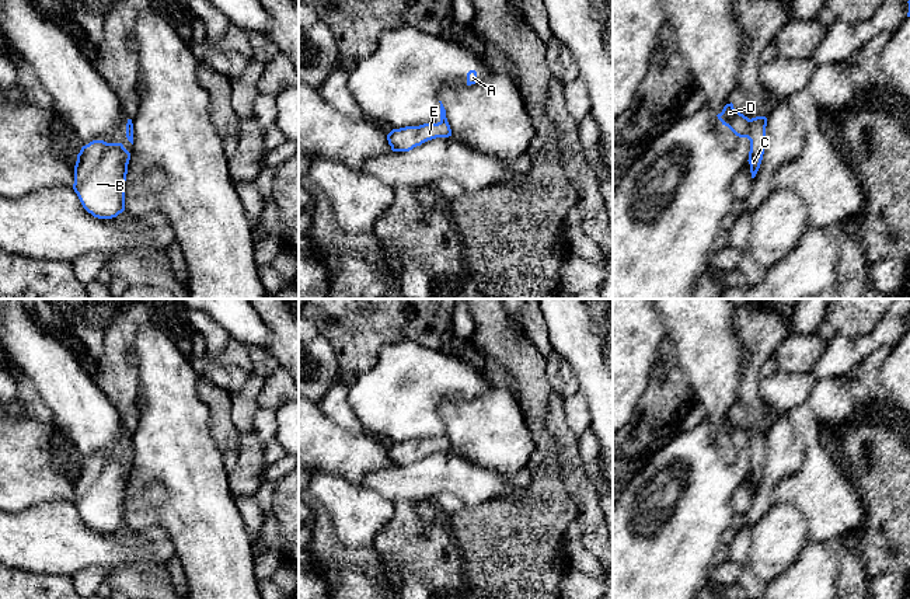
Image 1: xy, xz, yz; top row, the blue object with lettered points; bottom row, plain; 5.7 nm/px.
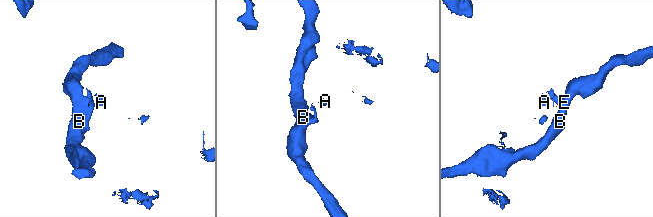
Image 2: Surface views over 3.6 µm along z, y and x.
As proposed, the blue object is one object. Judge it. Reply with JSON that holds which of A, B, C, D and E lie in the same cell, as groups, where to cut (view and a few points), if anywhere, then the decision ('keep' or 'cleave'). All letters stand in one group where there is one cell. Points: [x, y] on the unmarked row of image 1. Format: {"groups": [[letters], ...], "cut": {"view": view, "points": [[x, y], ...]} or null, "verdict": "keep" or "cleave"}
{"groups": [["A", "D"], ["B", "C", "E"]], "cut": {"view": "yz", "points": [[750, 434], [748, 452]]}, "verdict": "cleave"}

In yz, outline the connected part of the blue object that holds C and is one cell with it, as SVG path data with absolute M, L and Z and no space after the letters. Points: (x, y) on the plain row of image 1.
M756 431L750 433L750 439L749 439L750 466L747 476L750 478L752 492L756 491L763 474L766 440L767 440L766 431Z

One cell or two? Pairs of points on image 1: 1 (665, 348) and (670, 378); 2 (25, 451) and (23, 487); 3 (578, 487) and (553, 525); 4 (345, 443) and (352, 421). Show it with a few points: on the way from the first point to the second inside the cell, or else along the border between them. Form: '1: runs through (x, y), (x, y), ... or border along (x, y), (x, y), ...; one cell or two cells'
1: runs through (665, 355), (666, 371); one cell
2: runs through (23, 459), (23, 479); one cell
3: border along (560, 467), (564, 487), (576, 508), (576, 518); two cells
4: border along (321, 411), (338, 425), (354, 432), (363, 432); two cells

